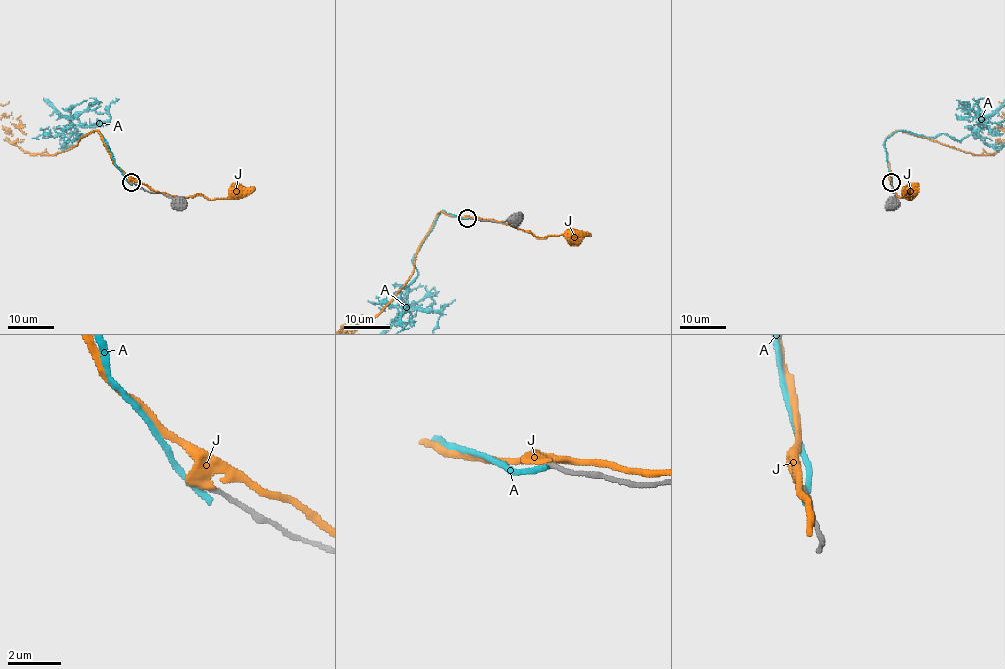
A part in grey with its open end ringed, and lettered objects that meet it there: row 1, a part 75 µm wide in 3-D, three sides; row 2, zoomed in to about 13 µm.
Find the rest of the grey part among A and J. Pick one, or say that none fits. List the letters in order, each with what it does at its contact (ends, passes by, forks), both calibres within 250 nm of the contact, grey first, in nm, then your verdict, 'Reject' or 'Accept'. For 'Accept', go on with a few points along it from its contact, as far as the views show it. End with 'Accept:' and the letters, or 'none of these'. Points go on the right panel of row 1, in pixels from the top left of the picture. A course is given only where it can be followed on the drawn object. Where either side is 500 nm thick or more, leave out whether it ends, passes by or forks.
A: It ends there. Thickness 180 nm (grey) against 240 nm. Reject
J: It passes by. Thickness 190 nm (grey) against 260 nm. Reject
Accept: none of these

